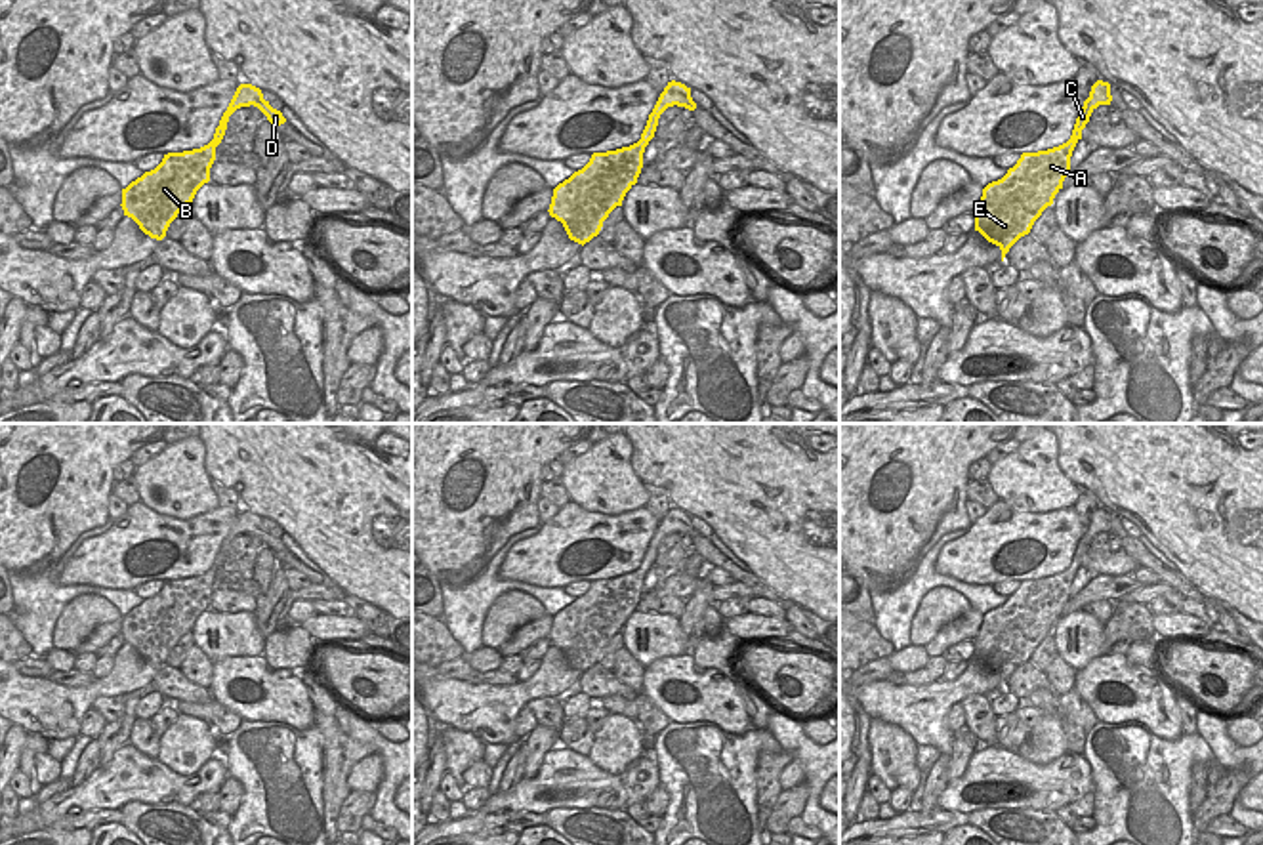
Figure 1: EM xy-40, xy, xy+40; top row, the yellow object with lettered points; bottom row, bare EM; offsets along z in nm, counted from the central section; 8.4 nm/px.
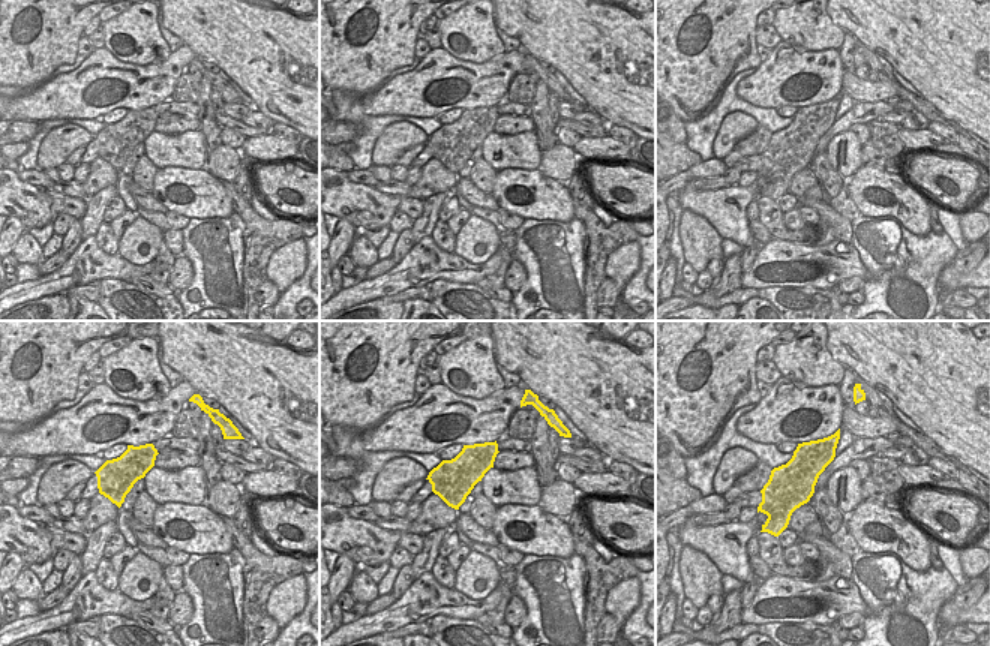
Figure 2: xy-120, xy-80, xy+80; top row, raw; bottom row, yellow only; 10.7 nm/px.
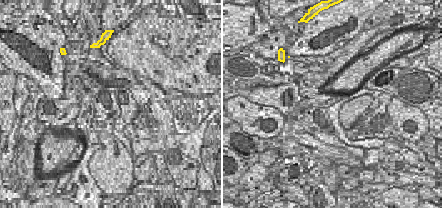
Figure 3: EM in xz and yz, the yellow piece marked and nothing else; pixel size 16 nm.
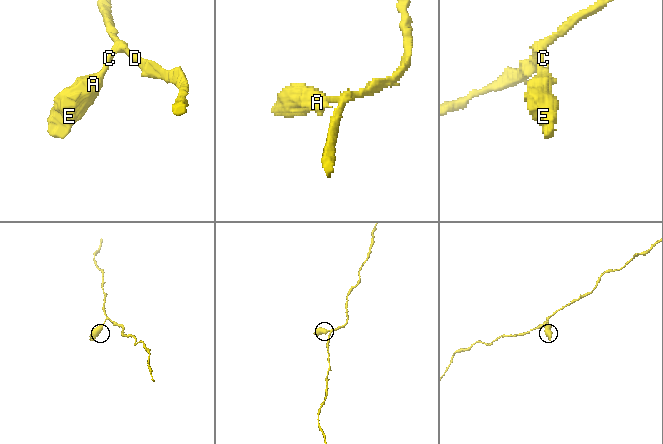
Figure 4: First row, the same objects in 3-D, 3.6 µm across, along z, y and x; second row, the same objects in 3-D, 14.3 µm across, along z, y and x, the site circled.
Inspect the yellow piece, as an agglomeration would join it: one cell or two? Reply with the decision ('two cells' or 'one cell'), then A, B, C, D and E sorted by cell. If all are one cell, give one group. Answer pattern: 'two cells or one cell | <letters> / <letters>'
one cell | A B C D E

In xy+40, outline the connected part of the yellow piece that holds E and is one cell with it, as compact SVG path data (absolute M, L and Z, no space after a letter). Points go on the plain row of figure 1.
M1097 507L1078 540L1072 563L1066 570L1023 580L1007 601L983 616L975 643L975 658L1002 677L1002 689L1009 675L1030 660L1042 639L1053 631L1055 622L1070 599L1070 584L1082 567L1082 557L1099 532L1110 532L1110 511Z

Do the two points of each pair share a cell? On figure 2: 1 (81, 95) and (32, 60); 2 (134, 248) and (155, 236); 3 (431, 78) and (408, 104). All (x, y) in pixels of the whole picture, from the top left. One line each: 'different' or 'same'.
1: different
2: same
3: same

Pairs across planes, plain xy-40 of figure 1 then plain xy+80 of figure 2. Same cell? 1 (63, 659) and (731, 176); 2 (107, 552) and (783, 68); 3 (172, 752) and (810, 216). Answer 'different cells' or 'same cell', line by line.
1: different cells
2: same cell
3: different cells

